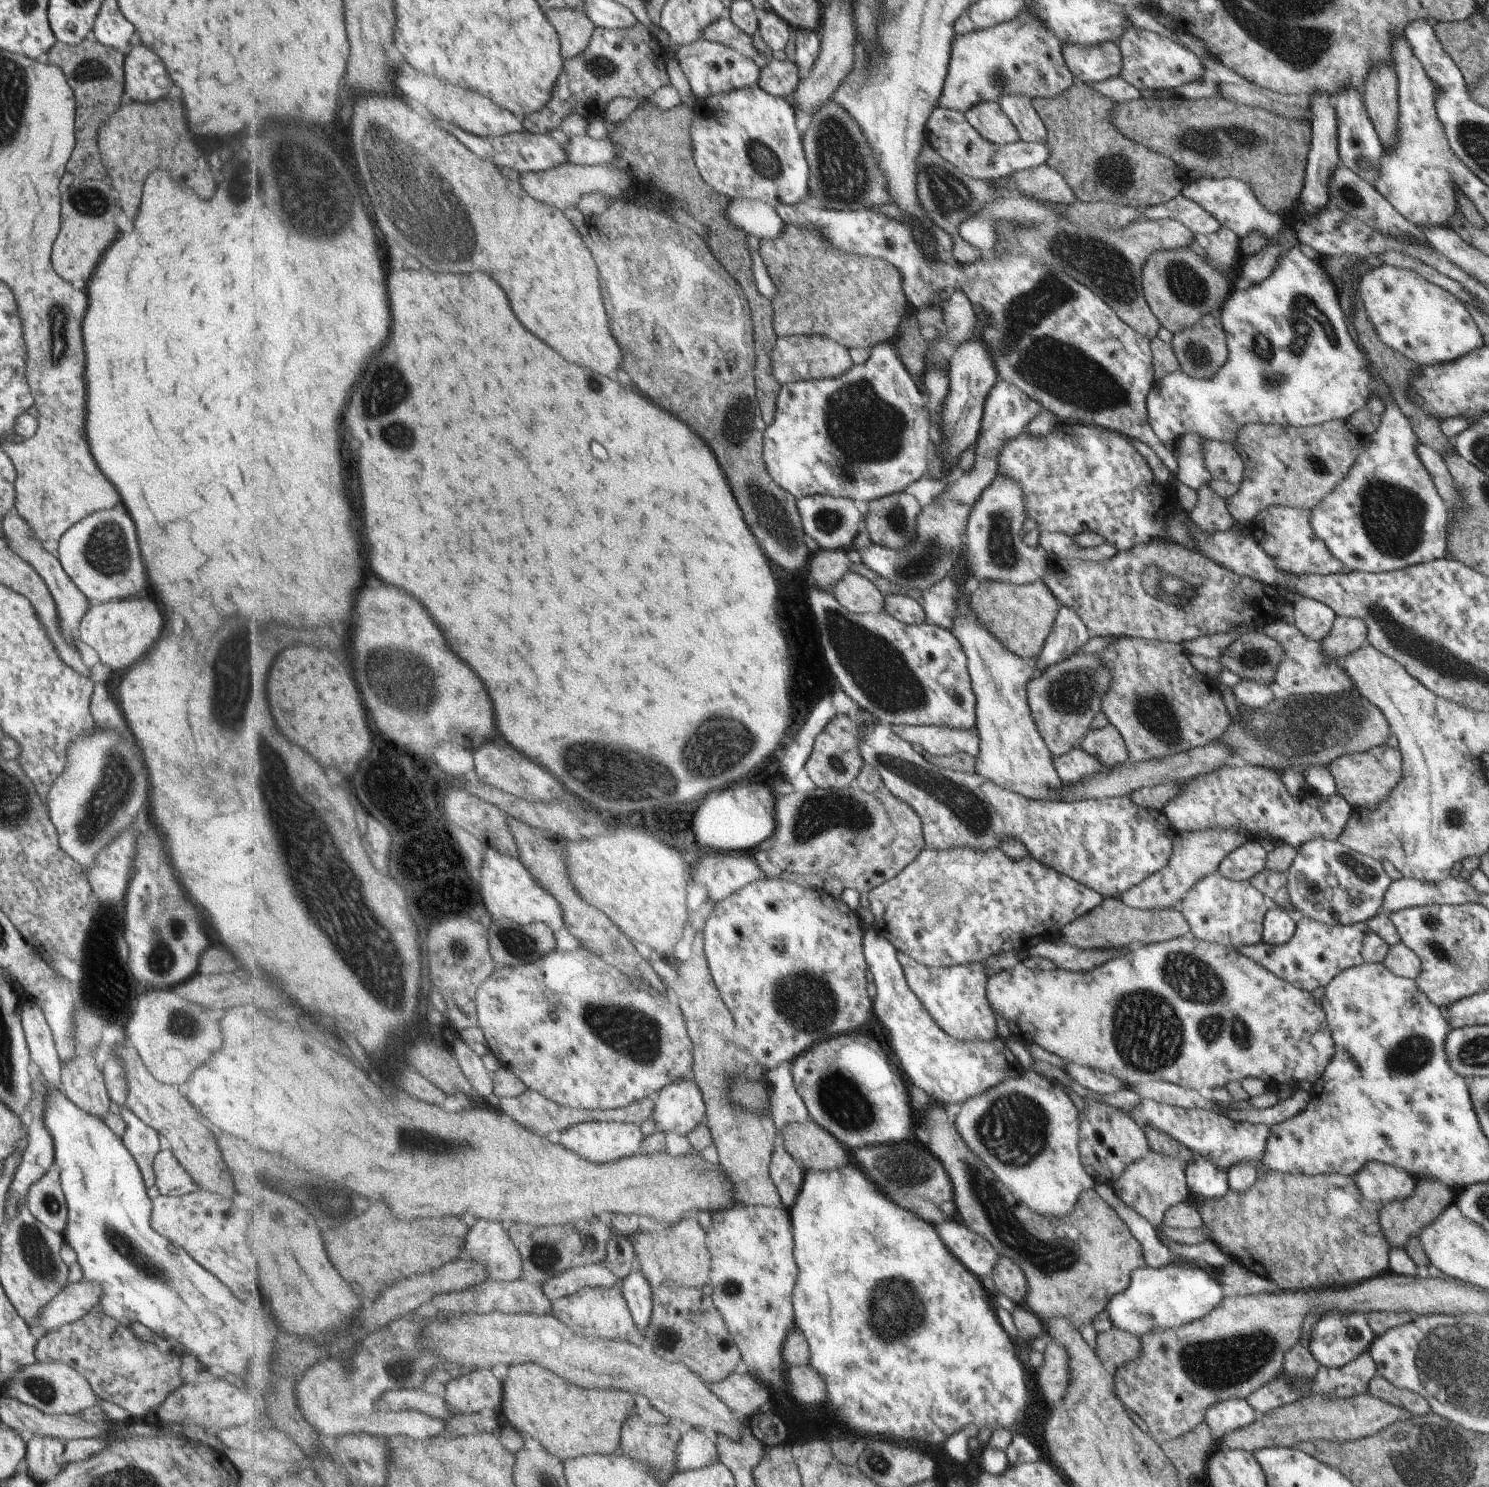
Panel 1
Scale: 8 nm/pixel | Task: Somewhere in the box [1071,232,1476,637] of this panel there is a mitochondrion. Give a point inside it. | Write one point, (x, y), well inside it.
(1393, 518)

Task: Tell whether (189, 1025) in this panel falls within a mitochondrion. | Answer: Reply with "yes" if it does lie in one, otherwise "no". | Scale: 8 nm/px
yes

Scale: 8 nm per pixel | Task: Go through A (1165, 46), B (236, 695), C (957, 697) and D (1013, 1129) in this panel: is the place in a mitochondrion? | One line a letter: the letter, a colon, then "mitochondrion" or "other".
A: other
B: mitochondrion
C: mitochondrion
D: mitochondrion

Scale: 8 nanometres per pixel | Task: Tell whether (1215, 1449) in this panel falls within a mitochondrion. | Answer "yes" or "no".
no

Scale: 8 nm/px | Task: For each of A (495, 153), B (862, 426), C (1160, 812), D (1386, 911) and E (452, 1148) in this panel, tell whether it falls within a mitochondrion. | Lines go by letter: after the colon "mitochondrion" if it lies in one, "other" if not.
A: other
B: mitochondrion
C: other
D: other
E: mitochondrion

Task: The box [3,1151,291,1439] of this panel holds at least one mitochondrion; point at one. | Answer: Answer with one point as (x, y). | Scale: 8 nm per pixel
(121, 1240)

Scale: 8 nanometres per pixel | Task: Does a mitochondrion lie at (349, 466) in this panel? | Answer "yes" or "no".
no

